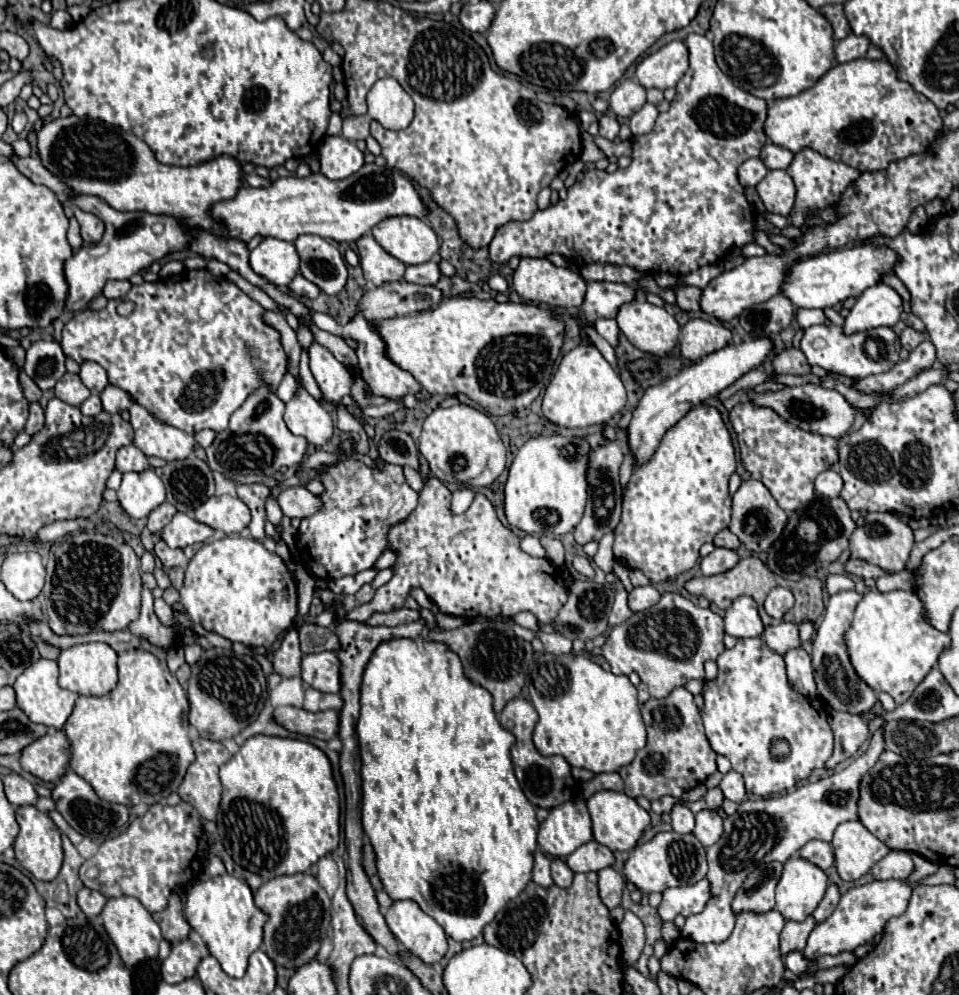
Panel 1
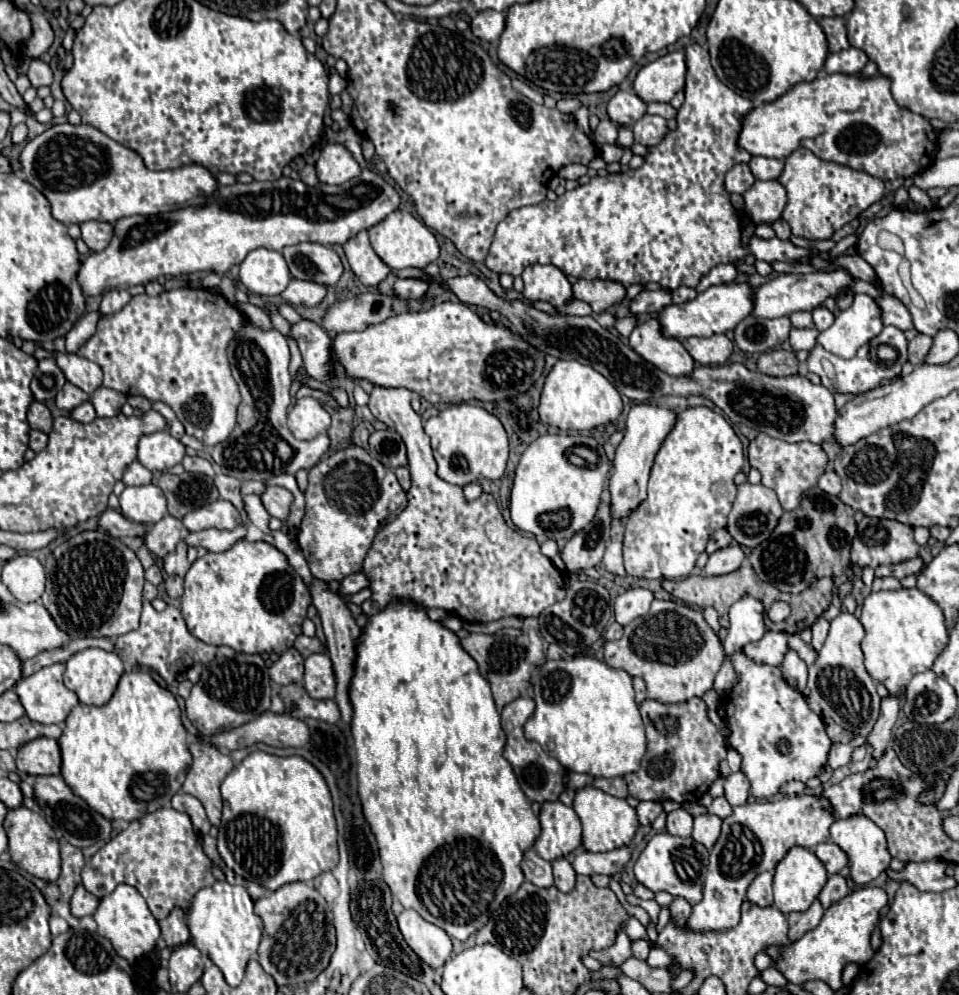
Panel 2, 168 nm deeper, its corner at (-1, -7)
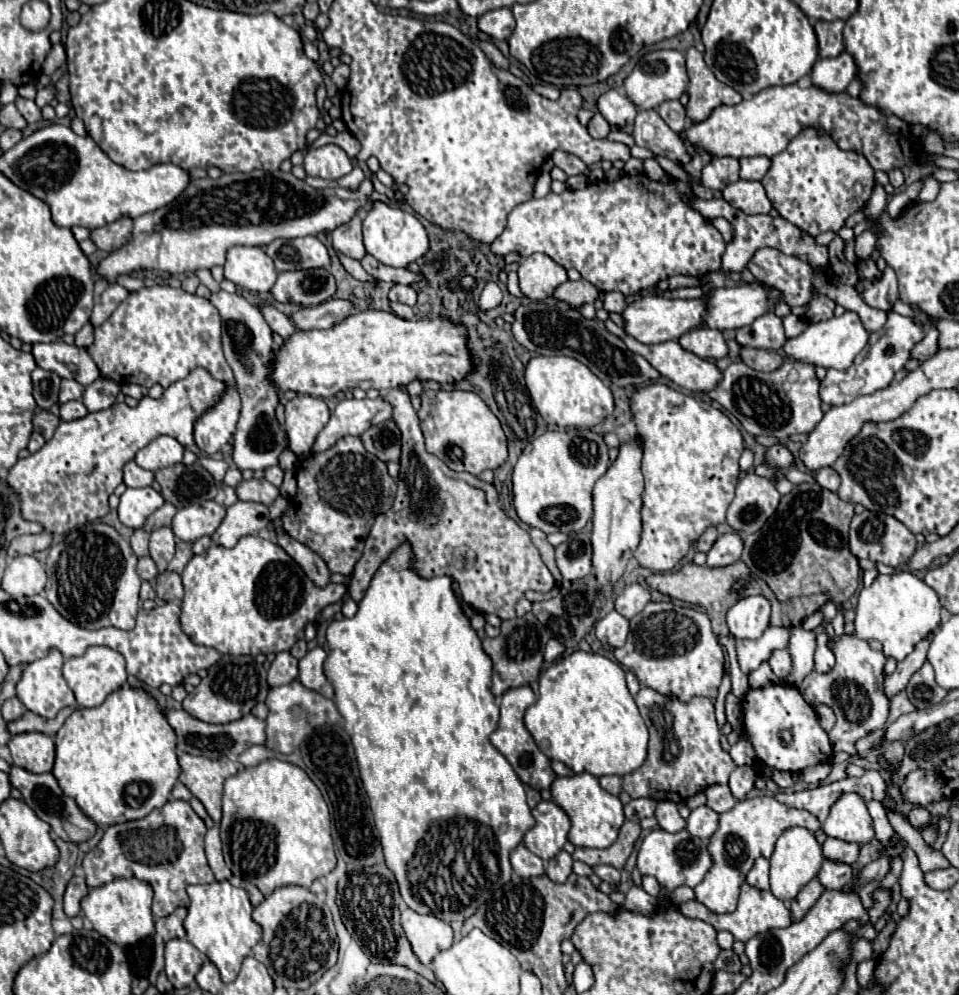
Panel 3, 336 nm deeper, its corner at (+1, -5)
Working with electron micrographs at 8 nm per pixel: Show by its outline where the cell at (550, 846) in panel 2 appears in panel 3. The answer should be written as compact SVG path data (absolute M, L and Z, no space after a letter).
M541 801L533 809L533 817L537 823L525 833L523 843L531 853L549 861L563 849L571 829L571 819L553 801Z

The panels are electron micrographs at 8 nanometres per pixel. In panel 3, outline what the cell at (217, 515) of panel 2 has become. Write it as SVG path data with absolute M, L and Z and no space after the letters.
M203 501L179 509L177 515L173 517L171 529L179 539L193 543L203 535L211 535L221 525L223 519L225 519L223 505L217 505L215 501Z

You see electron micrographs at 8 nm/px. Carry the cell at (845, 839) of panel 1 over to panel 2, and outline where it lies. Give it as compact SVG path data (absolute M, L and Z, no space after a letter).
M851 815L847 819L837 819L831 825L831 839L847 853L851 865L851 879L857 885L865 885L873 881L881 871L885 871L891 863L891 855L887 851L887 839L883 829L879 829L869 817L865 815Z

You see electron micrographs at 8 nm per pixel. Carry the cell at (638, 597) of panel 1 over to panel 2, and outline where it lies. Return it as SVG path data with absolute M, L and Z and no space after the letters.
M641 587L627 589L625 593L621 593L615 599L615 605L613 605L615 619L621 625L627 625L637 617L647 615L647 611L651 607L651 601L653 601L653 593L649 589L641 589Z

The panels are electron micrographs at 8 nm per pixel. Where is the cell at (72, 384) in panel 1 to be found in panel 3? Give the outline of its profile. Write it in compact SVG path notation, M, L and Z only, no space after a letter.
M63 379L61 383L61 393L59 393L59 403L67 403L73 399L81 399L85 387L73 379Z

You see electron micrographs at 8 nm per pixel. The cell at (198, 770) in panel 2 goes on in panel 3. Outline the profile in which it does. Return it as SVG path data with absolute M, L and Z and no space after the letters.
M189 753L179 755L179 765L181 765L179 781L193 793L193 797L197 797L203 803L213 823L219 825L223 781L229 775L235 775L239 765L227 757L207 759L207 757L195 757Z

